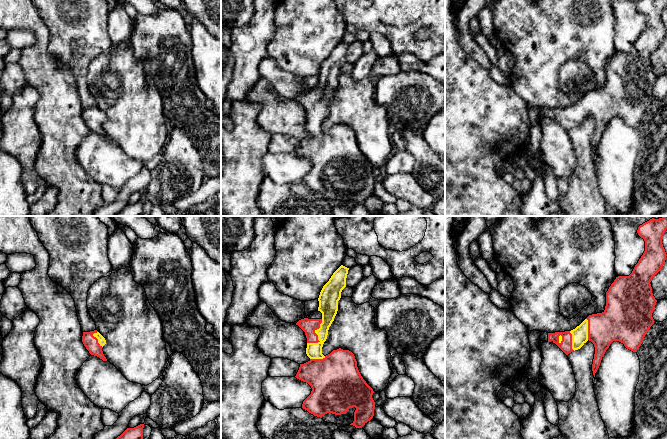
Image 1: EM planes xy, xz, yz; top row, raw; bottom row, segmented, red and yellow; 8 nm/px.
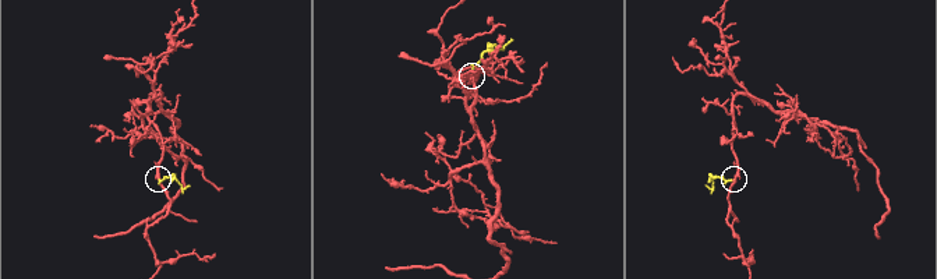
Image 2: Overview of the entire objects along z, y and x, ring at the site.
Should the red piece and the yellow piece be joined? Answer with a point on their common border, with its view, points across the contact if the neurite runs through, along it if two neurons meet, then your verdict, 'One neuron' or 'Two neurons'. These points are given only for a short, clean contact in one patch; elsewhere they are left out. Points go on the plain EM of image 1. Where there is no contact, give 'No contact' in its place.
Touches red at xz (317, 112). Path across: xz (309, 102), (317, 112), (328, 83). One neuron

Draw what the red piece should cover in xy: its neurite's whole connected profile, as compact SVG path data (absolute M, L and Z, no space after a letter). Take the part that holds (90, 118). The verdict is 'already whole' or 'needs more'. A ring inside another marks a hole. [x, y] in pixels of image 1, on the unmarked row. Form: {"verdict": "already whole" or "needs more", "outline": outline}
{"verdict": "needs more", "outline": "M97 107L83 108L82 118L91 131L107 137L102 124L106 120L105 114Z"}

